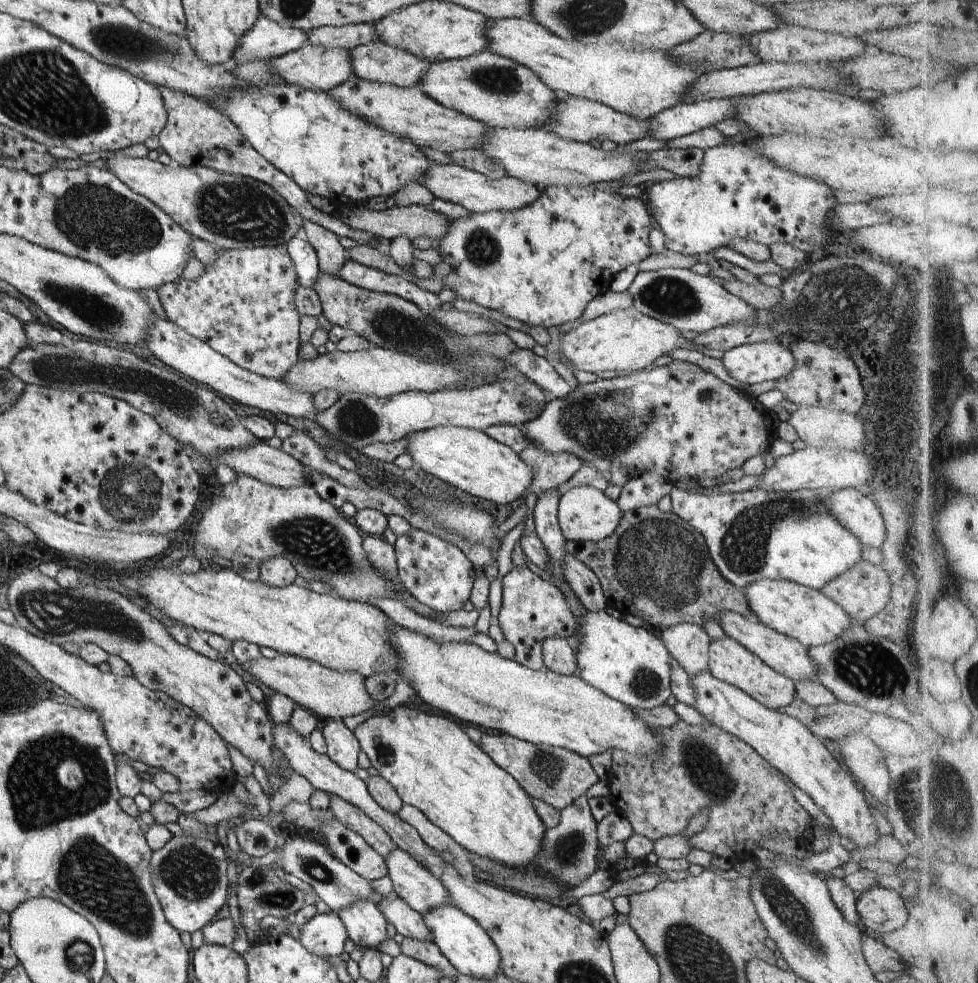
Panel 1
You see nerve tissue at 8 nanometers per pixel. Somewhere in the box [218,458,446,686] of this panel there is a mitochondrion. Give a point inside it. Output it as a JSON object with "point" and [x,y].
{"point":[317,544]}

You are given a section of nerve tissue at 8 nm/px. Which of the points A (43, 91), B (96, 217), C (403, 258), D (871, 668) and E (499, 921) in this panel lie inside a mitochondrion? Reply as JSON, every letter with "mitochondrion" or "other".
{"A":"mitochondrion","B":"mitochondrion","C":"other","D":"mitochondrion","E":"other"}

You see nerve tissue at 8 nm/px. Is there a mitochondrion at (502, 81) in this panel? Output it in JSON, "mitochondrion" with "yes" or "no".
{"mitochondrion":"yes"}

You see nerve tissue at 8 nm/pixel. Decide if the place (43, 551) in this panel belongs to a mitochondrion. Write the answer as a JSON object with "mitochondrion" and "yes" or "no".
{"mitochondrion":"no"}

